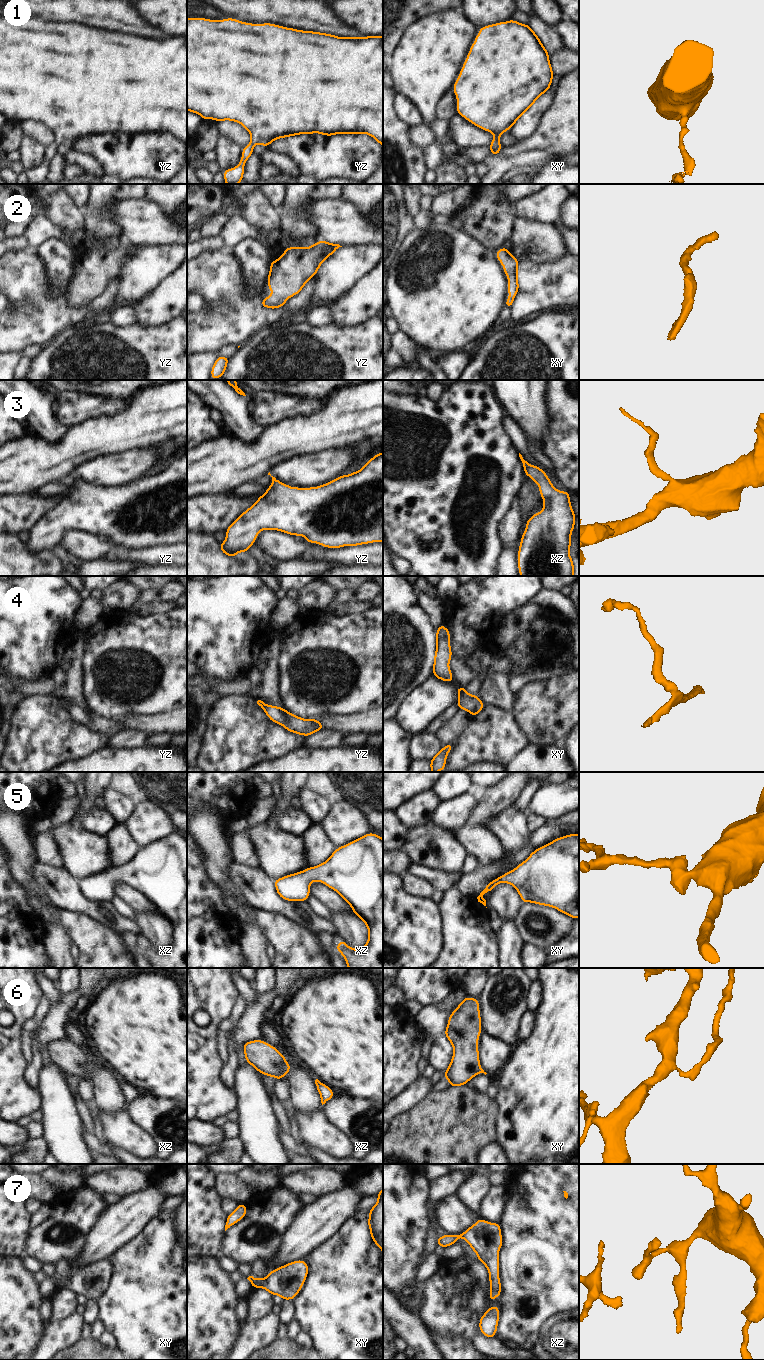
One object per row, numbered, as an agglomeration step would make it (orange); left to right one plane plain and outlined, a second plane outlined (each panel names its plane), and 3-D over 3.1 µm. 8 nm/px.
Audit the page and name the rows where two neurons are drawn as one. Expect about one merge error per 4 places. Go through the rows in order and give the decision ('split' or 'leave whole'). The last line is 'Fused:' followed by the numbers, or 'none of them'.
1: leave whole
2: leave whole
3: leave whole
4: leave whole
5: leave whole
6: leave whole
7: leave whole
Fused: none of them

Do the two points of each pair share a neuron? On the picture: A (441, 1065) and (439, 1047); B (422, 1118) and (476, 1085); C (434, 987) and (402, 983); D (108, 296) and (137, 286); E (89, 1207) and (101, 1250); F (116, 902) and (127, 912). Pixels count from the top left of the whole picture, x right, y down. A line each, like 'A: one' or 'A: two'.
A: one
B: two
C: one
D: two
E: two
F: one

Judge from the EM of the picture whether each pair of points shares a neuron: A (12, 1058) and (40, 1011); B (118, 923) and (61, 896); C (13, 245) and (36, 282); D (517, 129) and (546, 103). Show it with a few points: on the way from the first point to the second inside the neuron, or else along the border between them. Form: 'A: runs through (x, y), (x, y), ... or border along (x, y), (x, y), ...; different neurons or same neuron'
A: border along (42, 996), (31, 1017); different neurons
B: runs through (104, 913), (75, 902); same neuron
C: border along (30, 249), (10, 253); different neurons
D: runs through (524, 125), (539, 110); same neuron

